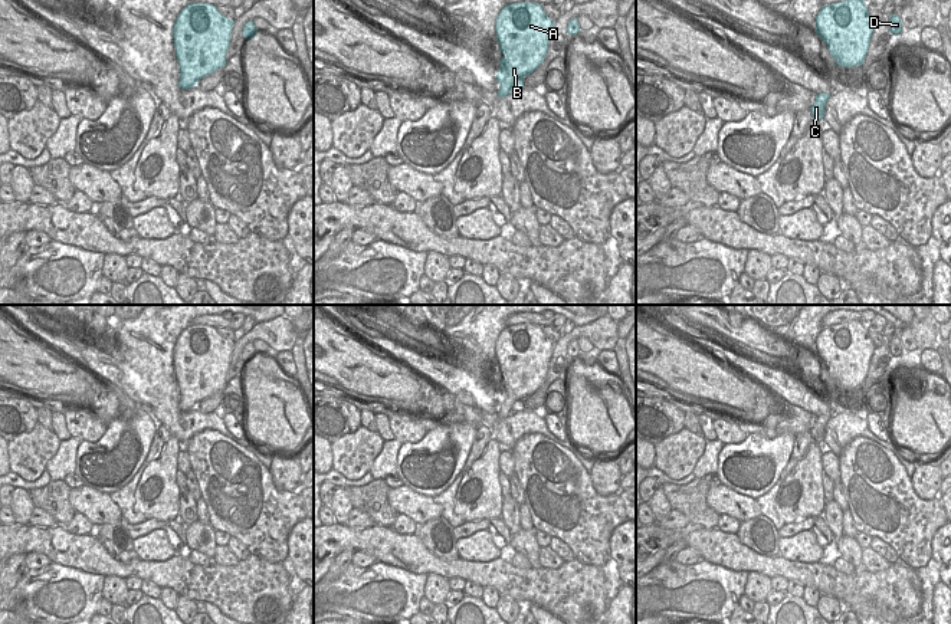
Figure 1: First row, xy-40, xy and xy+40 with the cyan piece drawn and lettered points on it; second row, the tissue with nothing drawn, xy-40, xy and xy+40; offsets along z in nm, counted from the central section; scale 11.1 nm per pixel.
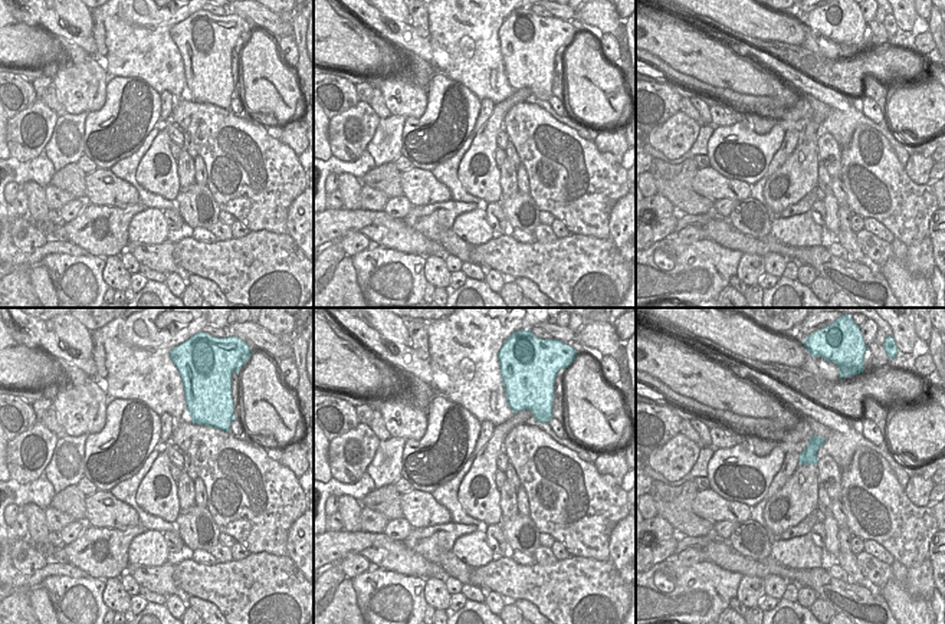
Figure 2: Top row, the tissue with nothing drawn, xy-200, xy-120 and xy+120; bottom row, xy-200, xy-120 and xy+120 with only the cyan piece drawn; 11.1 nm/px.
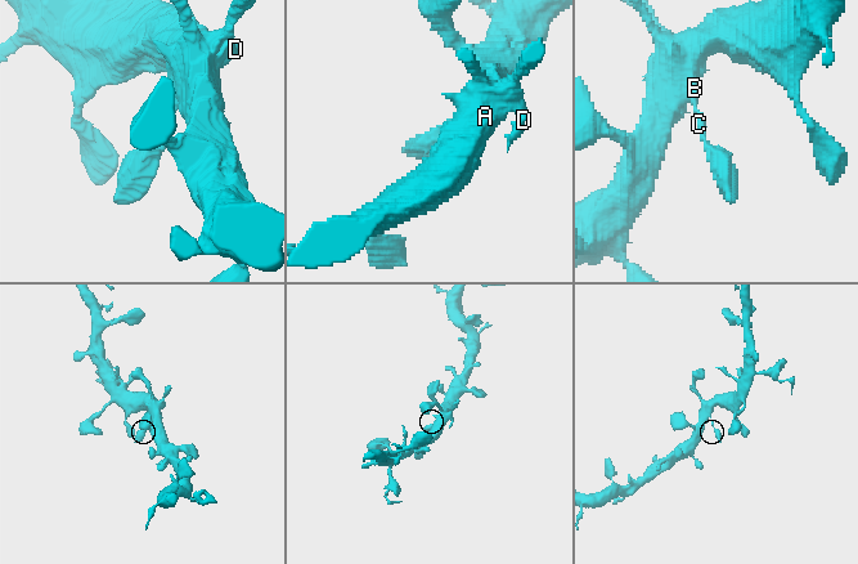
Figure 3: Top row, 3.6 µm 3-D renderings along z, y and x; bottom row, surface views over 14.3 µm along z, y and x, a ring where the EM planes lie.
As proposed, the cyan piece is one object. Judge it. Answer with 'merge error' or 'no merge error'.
no merge error

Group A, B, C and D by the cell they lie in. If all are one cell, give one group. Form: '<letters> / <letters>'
A B C D

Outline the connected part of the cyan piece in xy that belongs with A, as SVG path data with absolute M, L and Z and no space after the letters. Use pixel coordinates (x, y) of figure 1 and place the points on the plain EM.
M512 325L499 334L495 344L499 374L504 377L496 393L499 420L525 410L524 400L545 381L554 345L538 325Z

